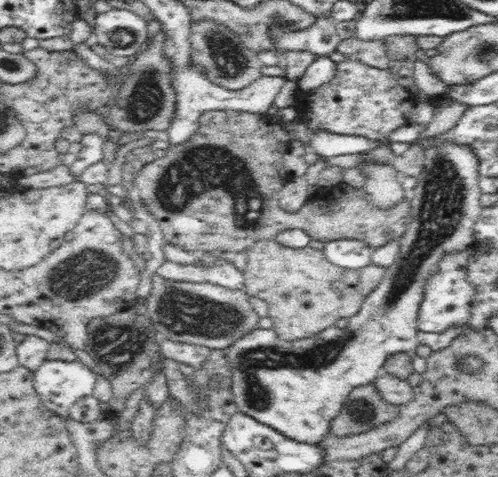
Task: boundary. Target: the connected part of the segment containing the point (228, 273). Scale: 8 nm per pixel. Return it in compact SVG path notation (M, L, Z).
M170 260L157 268L158 275L164 279L178 282L212 283L230 289L244 288L244 273L234 264L218 260L212 266L205 264L177 264Z

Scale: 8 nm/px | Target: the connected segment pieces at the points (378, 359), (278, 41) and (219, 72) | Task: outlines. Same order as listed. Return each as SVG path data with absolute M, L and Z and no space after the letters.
M443 143L440 146L434 146L430 149L424 149L425 152L425 164L424 171L417 177L417 186L410 191L405 207L409 210L411 220L407 225L407 229L404 233L397 238L400 244L400 252L395 256L393 264L386 269L384 278L380 281L380 284L376 286L372 292L366 296L361 304L360 310L349 318L349 323L345 328L337 328L331 326L325 328L322 332L319 332L314 337L308 337L305 339L298 339L292 342L288 340L282 340L278 333L272 329L262 329L257 327L251 330L248 334L245 334L242 338L239 338L225 349L226 361L231 364L232 371L232 385L231 392L233 394L234 402L240 413L247 414L252 418L255 418L258 422L274 428L284 436L304 443L318 444L322 437L331 430L331 420L334 420L338 413L342 410L347 402L348 396L352 393L354 388L373 382L373 380L382 372L383 364L387 361L390 355L396 353L411 353L420 344L418 340L419 326L418 326L418 313L421 300L423 299L423 290L428 277L436 272L438 269L438 262L444 258L444 254L450 254L450 252L460 252L465 249L469 249L472 246L472 240L474 240L474 224L476 220L481 217L482 204L480 203L480 197L482 192L479 186L479 161L474 151L468 149L468 147L460 147L460 145L454 145L452 143Z
M318 16L312 26L299 31L283 30L276 24L270 28L270 37L280 54L289 50L305 50L316 57L328 57L337 51L342 40L338 36L335 21L332 16Z
M193 20L192 34L190 34L190 45L192 45L192 58L194 64L205 72L216 86L228 90L240 90L250 86L252 82L262 77L262 62L258 53L246 48L240 37L229 28L218 25L211 20Z

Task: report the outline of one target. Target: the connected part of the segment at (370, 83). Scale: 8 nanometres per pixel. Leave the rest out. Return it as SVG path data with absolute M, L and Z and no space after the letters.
M346 60L336 63L335 75L323 85L307 90L297 91L294 107L298 112L297 121L304 123L311 133L317 130L328 130L330 133L364 136L369 140L388 145L388 134L409 125L409 117L414 108L415 96L405 89L405 84L397 80L389 69L372 68L357 60Z

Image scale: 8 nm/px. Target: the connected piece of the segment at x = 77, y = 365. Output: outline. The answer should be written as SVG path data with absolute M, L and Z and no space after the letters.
M73 358L71 362L45 360L33 371L32 383L42 407L61 418L69 418L72 404L92 395L96 379L96 373Z

